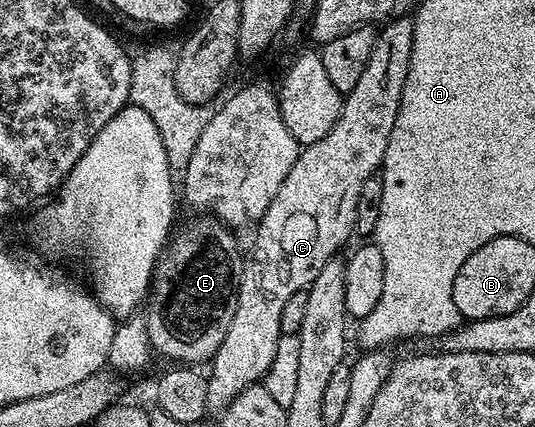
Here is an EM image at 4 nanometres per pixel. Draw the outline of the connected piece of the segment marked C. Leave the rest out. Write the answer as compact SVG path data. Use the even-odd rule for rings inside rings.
M409 16L391 20L377 32L371 58L367 58L367 67L363 69L355 90L344 93L339 122L331 126L331 134L327 134L327 138L319 138L319 142L306 144L298 151L295 166L291 166L283 186L279 186L279 194L275 194L271 206L267 206L263 218L256 225L253 276L257 279L258 290L262 292L261 304L253 300L245 301L245 298L237 301L235 318L231 318L231 326L212 358L213 369L207 372L207 406L210 410L223 410L244 388L264 381L275 358L276 344L283 335L280 326L283 306L287 305L291 294L308 289L309 284L319 278L319 270L323 270L323 266L327 266L327 262L340 253L337 251L348 242L349 235L354 235L357 226L355 210L359 210L359 194L363 191L363 182L378 175L385 162L387 142L391 142L391 130L395 130L395 118L399 114L399 102L403 98L403 86L411 66L412 45L413 20Z

